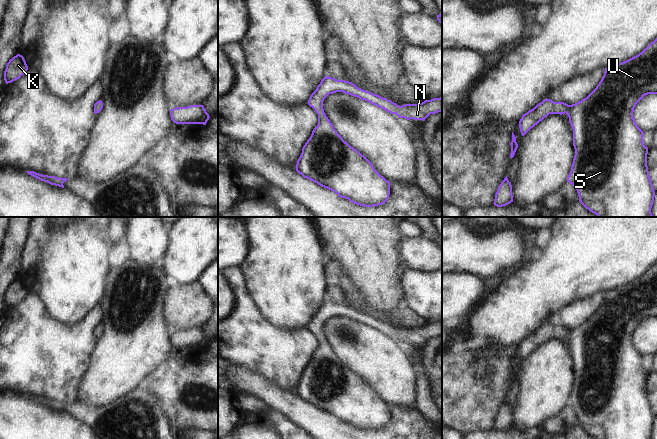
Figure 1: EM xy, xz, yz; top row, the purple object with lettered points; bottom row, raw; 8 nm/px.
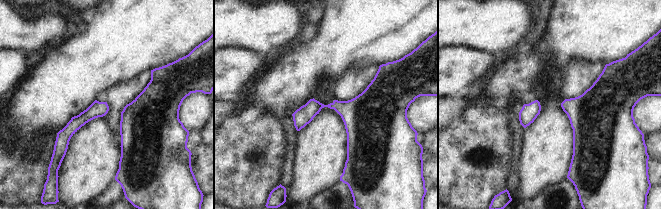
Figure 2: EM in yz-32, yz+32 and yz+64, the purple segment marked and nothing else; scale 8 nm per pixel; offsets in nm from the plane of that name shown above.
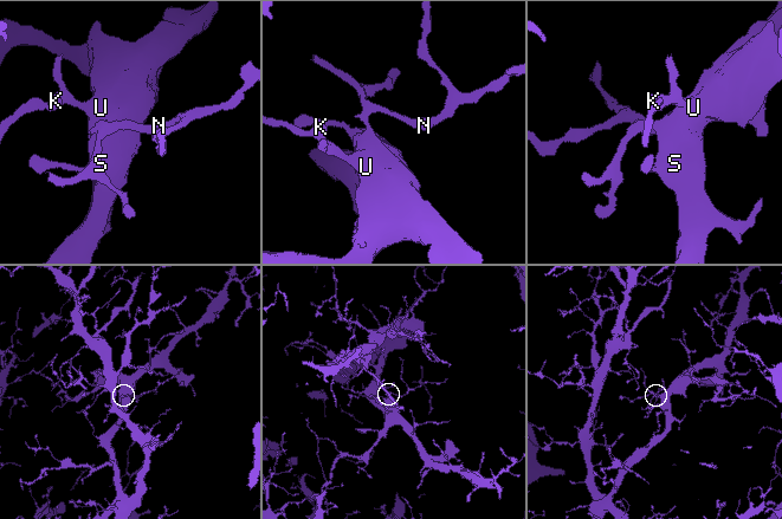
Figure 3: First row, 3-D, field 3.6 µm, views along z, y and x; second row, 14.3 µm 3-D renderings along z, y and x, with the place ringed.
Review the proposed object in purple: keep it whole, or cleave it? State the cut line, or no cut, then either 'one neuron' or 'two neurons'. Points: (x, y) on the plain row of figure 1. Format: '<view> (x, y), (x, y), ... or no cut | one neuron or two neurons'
no cut | one neuron

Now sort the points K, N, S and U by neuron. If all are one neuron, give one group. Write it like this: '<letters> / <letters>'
K N S U

